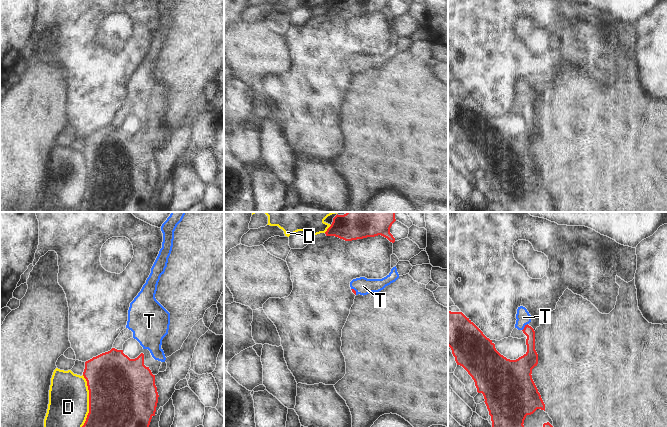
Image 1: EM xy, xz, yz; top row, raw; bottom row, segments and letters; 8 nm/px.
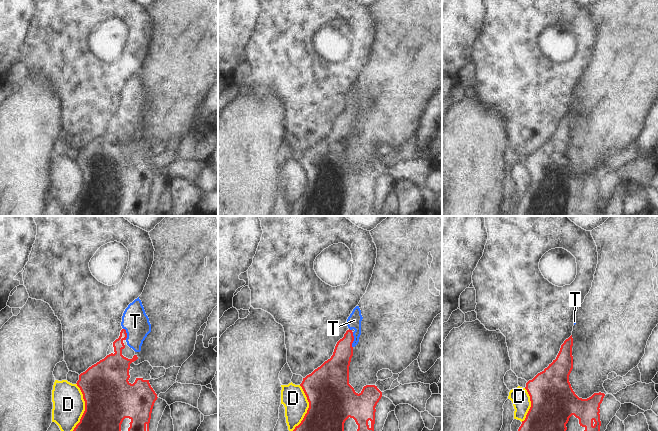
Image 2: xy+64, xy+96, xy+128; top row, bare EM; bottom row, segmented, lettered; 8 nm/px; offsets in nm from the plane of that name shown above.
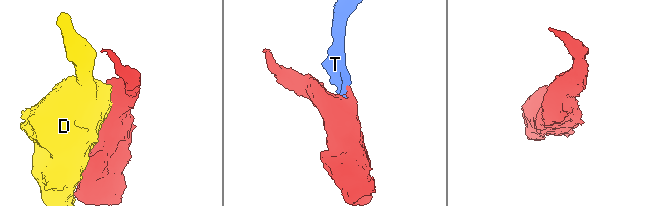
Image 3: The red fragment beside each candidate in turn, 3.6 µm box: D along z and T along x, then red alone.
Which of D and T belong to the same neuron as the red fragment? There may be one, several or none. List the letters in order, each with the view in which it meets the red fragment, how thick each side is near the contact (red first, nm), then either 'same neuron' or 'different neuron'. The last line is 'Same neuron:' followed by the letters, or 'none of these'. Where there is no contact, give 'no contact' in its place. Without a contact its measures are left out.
D: xy | 500/320 nm | different neuron
T: yz | 110/120 nm | same neuron
Same neuron: T

